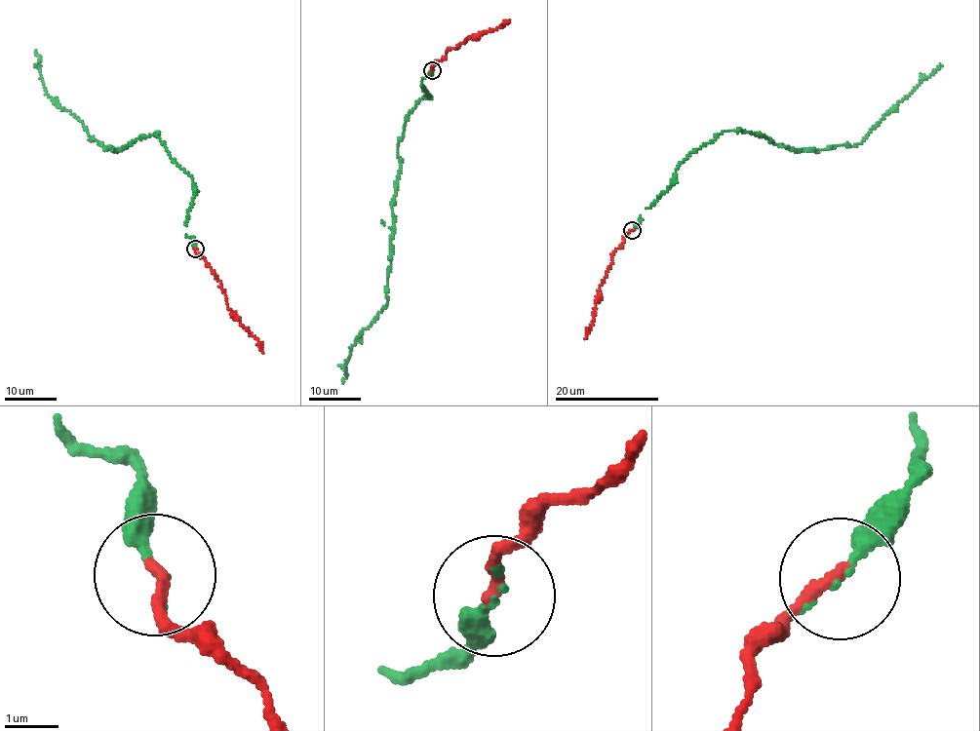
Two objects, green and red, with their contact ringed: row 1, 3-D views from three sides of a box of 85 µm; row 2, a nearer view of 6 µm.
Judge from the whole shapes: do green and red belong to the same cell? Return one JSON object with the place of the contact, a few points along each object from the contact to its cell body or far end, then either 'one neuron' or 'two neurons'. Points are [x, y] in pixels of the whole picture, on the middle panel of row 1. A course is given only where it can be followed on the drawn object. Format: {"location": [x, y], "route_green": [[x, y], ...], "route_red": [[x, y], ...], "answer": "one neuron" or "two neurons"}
{"location": [432, 70], "route_green": [[432, 70], [422, 78], [427, 95], [408, 114], [399, 141], [387, 302], [351, 348], [341, 382]], "route_red": [[432, 70], [433, 64], [441, 60], [450, 50], [510, 20]], "answer": "one neuron"}

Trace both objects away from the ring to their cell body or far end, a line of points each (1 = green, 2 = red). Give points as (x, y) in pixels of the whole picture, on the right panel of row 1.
1: (633, 230), (670, 186), (680, 163), (719, 134), (749, 132), (801, 150), (859, 144), (888, 111), (941, 65)
2: (633, 230), (626, 234), (613, 253), (585, 338)

